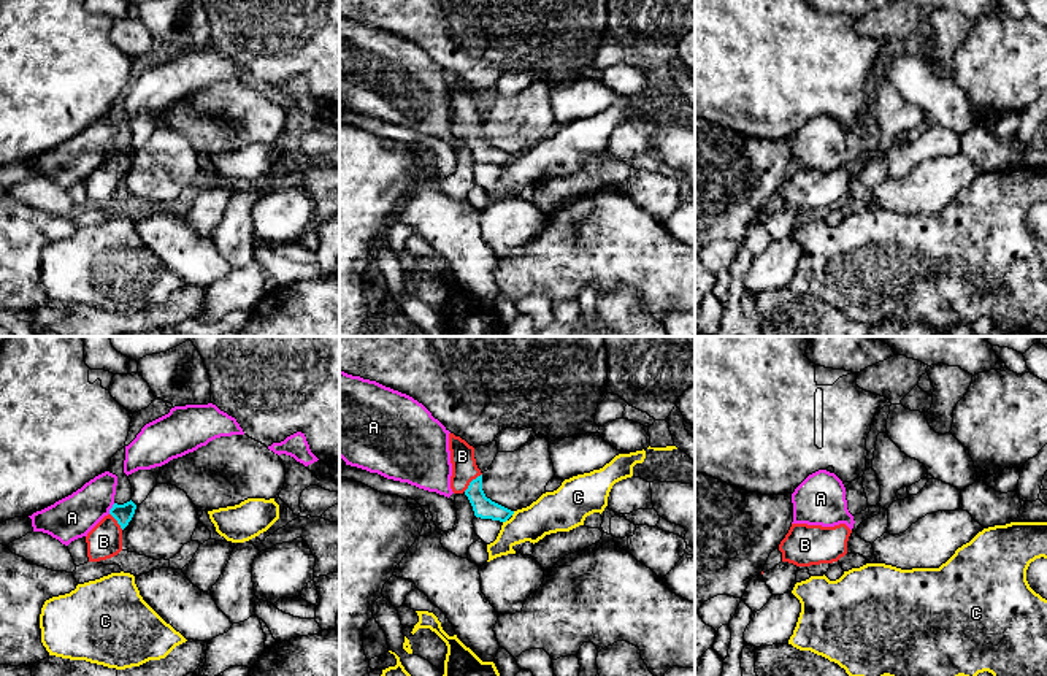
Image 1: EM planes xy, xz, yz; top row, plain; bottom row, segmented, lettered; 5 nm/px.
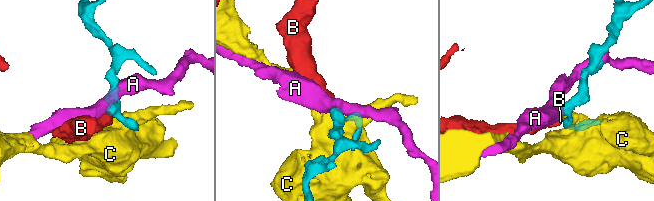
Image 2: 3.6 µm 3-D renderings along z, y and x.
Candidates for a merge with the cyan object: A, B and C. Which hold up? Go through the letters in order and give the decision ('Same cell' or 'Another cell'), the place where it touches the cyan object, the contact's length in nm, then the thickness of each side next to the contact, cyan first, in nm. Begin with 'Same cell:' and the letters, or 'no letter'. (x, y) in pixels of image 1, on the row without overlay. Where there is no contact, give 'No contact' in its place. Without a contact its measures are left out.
Same cell: B
A: Another cell. Touches cyan at xy (111, 153). Shared border 70 nm. Thickness 100 nm (cyan) against 220 nm
B: Same cell. Touches cyan at xz (471, 126). Shared border 130 nm. Thickness 110 nm (cyan) against 130 nm
C: Another cell. Touches cyan at xz (513, 157). Shared border 30 nm. Thickness 110 nm (cyan) against 220 nm

